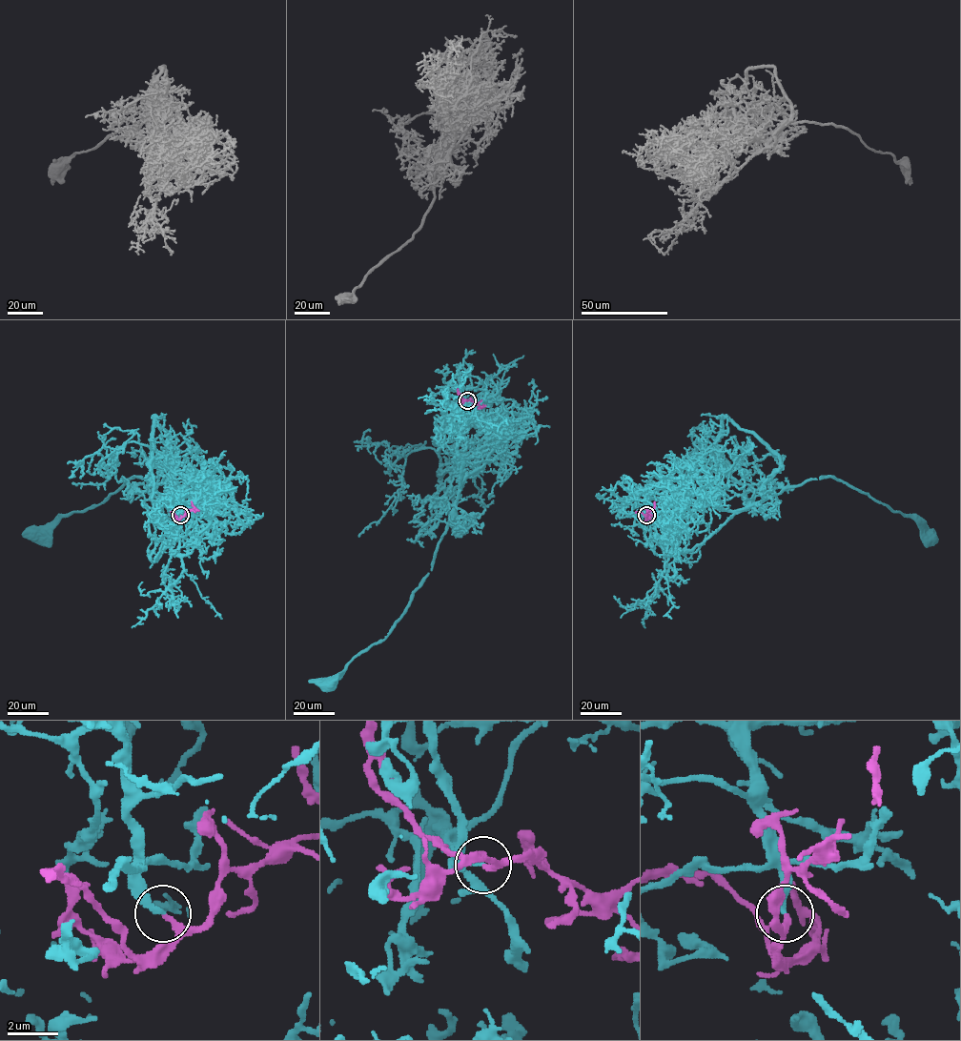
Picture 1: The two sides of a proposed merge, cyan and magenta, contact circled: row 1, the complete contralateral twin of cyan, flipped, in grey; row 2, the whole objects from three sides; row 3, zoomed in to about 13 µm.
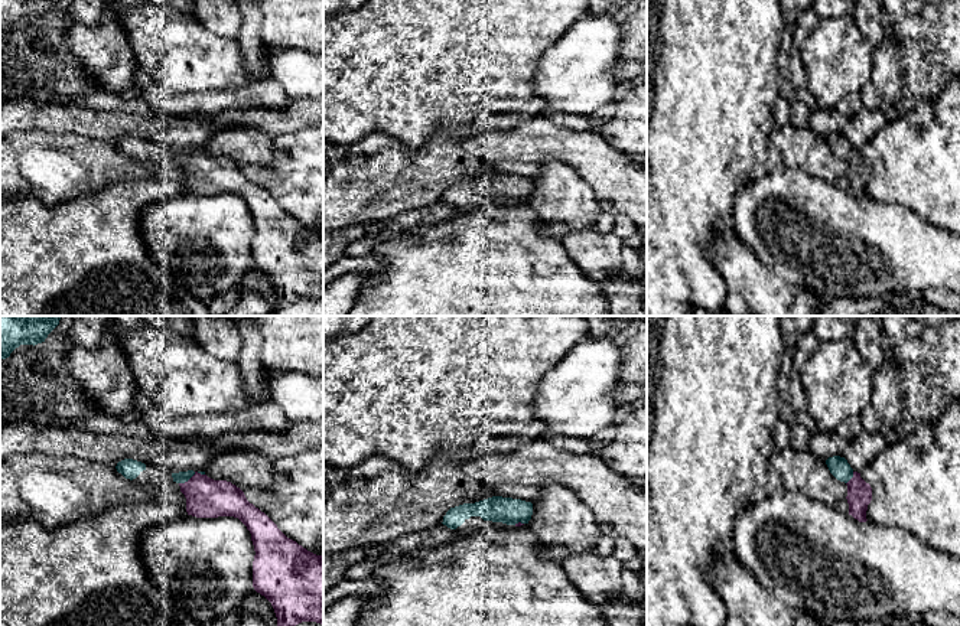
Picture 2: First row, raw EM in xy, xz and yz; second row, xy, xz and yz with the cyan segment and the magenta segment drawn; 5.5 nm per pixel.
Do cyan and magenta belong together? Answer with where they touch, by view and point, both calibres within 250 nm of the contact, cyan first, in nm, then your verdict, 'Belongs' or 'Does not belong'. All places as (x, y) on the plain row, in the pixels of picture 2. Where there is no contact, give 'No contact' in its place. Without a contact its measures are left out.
Touches cyan at xy (191, 153). Thickness 60 nm (cyan) against 220 nm. Belongs

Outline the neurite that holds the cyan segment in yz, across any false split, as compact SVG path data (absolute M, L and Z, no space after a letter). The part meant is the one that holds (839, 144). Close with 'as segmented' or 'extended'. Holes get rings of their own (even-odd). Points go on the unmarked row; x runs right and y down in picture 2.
M833 133L826 137L830 150L840 159L847 162L849 192L859 199L866 199L868 182L872 177L872 164L866 160L860 150L855 149L847 137L840 133Z; extended

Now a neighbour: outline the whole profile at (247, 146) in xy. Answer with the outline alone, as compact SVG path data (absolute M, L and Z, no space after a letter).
M251 125L217 127L208 138L205 151L214 157L227 157L247 166L269 164L273 159L274 140Z

